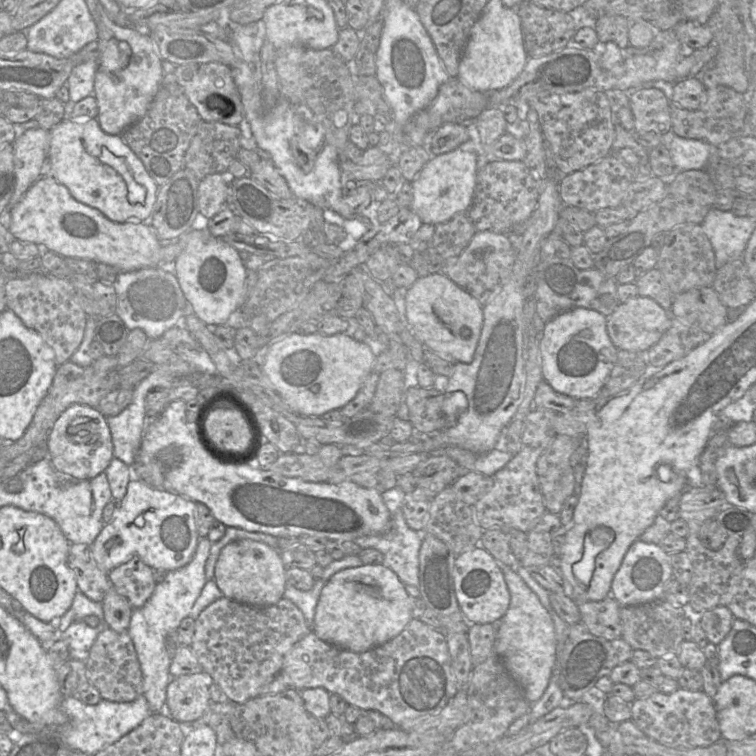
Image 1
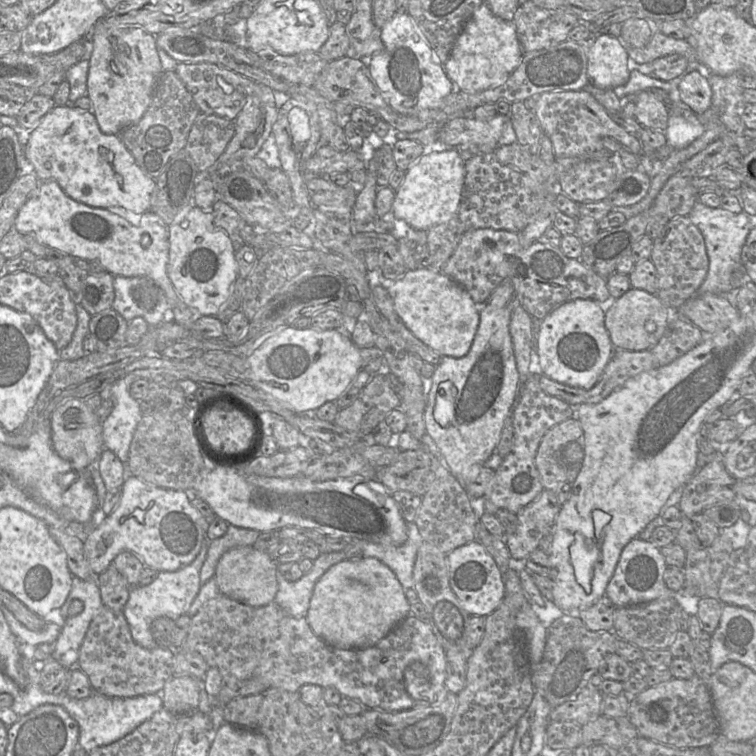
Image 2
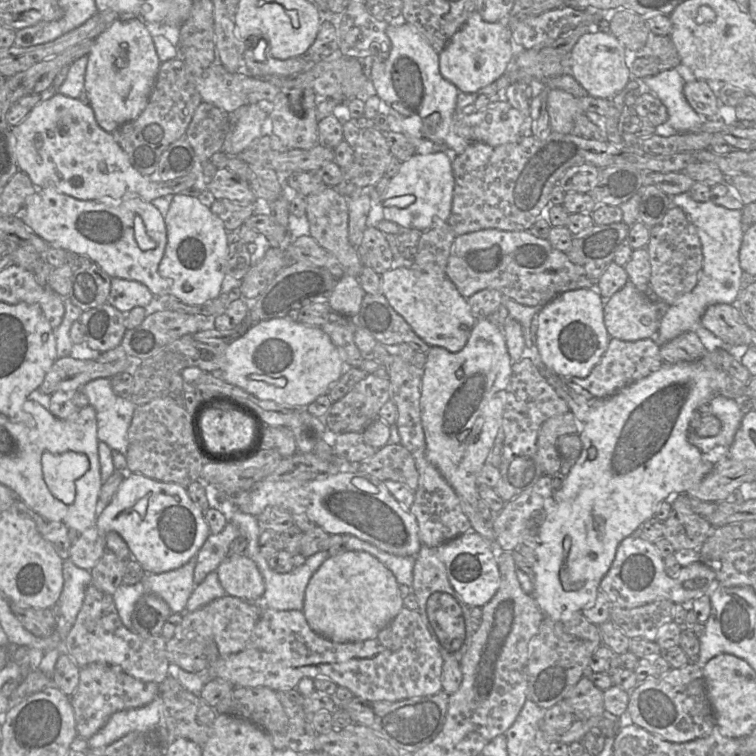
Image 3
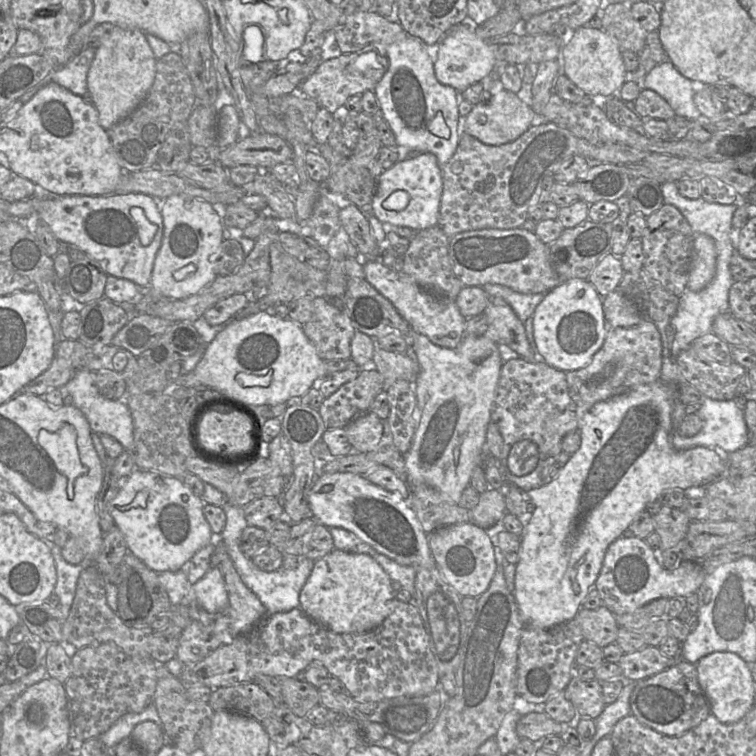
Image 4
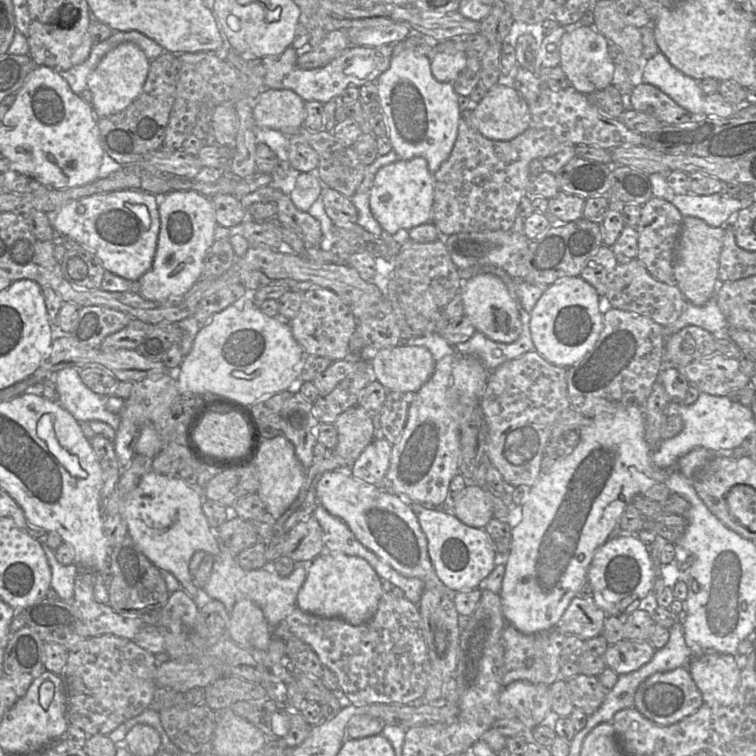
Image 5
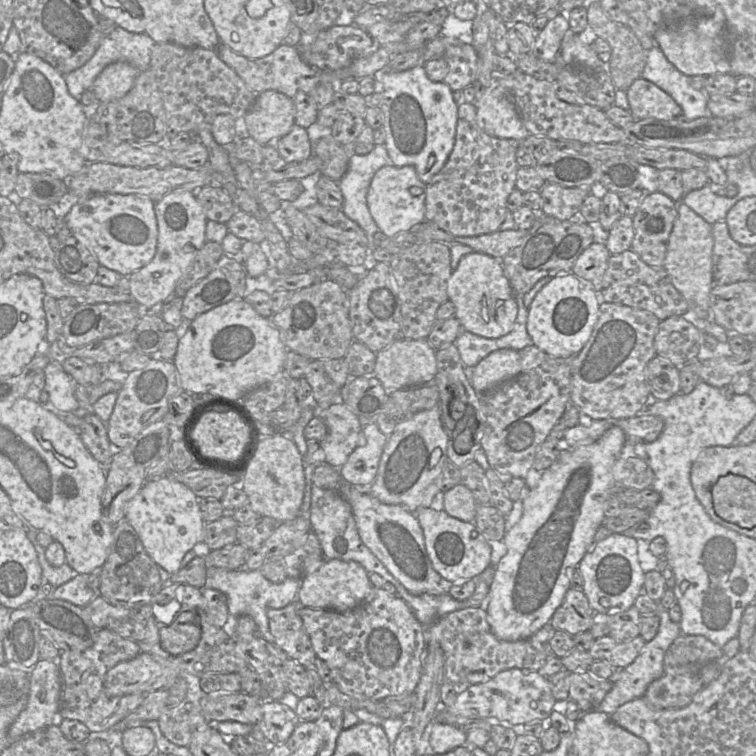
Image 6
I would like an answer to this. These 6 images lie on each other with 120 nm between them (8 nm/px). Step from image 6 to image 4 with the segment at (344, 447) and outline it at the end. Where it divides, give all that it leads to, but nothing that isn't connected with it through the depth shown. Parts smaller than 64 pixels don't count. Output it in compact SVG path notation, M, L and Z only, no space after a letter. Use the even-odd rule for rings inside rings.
M368 411L351 421L345 427L348 441L356 452L375 450L383 435L383 421L372 411Z

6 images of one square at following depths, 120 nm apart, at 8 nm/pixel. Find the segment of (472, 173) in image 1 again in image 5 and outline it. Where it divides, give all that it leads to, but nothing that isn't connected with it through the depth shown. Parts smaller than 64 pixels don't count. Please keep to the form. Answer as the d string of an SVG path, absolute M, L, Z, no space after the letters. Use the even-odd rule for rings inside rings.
M414 157L409 160L399 159L377 171L370 192L370 210L385 232L395 234L400 229L410 230L421 224L431 222L433 195L433 174L428 169L427 161L423 157Z

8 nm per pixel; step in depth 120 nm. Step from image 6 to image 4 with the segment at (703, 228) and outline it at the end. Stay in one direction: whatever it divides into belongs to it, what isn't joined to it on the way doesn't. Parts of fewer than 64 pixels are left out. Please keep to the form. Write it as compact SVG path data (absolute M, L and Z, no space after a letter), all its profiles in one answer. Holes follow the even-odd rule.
M695 234L687 289L698 292L711 283L716 272L716 259L714 240L706 234Z

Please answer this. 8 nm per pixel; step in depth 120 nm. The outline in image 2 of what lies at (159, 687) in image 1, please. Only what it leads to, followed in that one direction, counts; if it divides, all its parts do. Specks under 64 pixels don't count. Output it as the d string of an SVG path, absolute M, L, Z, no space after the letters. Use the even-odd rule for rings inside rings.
M207 537L204 538L198 555L190 564L173 572L159 572L151 584L130 589L129 599L123 609L123 613L133 640L138 645L146 649L152 649L157 646L150 630L150 625L155 618L166 616L175 621L181 615L187 615L201 587L200 570L205 561L210 542Z

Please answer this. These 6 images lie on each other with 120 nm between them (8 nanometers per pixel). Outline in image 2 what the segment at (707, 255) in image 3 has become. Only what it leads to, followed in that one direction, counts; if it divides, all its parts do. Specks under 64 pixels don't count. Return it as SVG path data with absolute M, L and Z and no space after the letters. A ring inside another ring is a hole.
M697 200L688 217L702 233L709 258L708 273L695 295L705 293L727 295L732 290L732 275L737 270L742 270L742 248L752 229L754 216L745 211L736 214L721 207L711 208Z

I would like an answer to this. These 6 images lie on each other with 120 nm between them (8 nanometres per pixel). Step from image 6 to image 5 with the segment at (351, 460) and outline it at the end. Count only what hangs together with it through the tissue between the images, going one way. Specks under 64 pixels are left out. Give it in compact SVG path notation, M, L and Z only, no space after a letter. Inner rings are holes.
M384 437L375 438L352 464L352 476L386 489L391 453L392 445Z

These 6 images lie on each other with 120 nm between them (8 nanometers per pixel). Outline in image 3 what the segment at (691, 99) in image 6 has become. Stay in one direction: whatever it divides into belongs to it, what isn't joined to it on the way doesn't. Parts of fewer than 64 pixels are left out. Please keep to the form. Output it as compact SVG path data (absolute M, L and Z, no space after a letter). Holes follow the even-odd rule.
M675 68L665 69L654 76L641 78L666 106L668 120L663 126L671 126L676 133L697 131L707 117L697 113L688 103L683 88L686 81Z

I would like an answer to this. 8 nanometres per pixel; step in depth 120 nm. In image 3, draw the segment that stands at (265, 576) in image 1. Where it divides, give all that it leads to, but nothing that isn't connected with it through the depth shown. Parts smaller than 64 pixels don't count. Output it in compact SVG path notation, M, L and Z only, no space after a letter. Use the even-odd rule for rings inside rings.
M246 555L226 557L216 571L226 595L247 602L259 602L264 595L264 579L256 564Z

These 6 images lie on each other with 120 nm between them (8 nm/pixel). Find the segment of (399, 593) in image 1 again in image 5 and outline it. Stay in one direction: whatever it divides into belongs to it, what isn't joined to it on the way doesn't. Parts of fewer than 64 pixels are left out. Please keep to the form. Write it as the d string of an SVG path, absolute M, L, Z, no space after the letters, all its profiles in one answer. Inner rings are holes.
M324 552L308 564L296 606L316 616L340 618L357 626L374 616L383 592L381 578L365 559L344 553Z

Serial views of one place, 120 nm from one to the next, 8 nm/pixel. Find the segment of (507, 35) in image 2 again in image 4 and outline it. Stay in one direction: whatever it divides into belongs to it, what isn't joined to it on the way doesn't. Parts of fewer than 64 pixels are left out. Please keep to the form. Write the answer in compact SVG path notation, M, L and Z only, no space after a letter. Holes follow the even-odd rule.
M461 23L447 32L439 42L437 60L434 62L434 73L437 80L459 92L488 76L498 62L489 45L475 34L472 25L476 24Z

